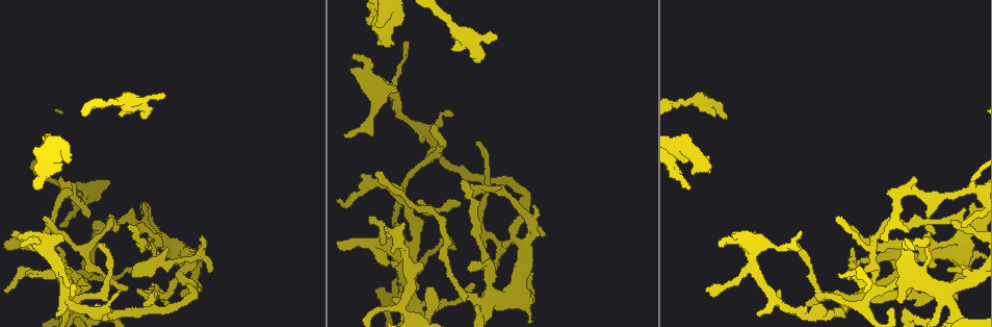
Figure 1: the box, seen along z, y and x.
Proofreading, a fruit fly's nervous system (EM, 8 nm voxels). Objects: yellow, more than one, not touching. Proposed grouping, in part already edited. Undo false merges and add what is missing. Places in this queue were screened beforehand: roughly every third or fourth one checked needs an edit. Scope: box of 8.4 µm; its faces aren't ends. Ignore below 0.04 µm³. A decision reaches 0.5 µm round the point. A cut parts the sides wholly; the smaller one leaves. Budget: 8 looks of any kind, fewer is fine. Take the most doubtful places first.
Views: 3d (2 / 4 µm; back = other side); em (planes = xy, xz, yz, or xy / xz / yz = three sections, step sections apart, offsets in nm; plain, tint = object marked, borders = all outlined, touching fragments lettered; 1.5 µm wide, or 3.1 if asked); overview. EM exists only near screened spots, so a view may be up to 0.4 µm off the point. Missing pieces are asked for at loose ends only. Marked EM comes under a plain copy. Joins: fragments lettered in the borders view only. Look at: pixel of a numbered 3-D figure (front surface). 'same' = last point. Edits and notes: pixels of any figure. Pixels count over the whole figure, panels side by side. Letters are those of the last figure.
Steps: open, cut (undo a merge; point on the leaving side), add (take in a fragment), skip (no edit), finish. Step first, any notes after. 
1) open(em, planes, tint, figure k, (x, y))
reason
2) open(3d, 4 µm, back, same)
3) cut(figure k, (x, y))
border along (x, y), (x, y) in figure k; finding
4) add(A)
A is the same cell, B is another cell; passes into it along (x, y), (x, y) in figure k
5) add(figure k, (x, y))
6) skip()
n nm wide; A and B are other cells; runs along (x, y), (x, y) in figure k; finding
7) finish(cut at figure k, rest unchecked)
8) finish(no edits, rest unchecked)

open(em, yz, step 8, borders, figure 1, (145, 306))

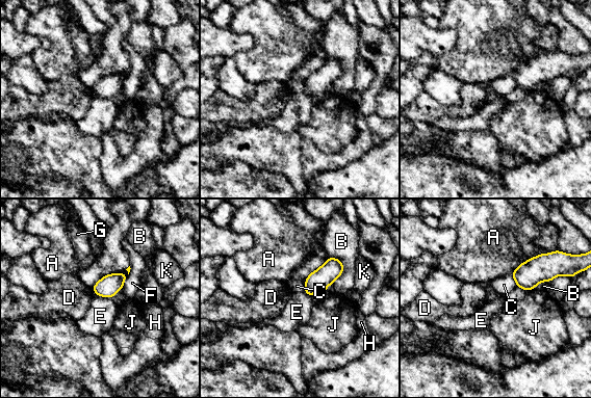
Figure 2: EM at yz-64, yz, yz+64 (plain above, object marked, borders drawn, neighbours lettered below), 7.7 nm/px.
skip()
A, B, C, D, E, F, G, H, J and K are other cells; none of them fits

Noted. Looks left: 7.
open(em, xz, step 4, tint, figure 1, (707, 290))
tapers out

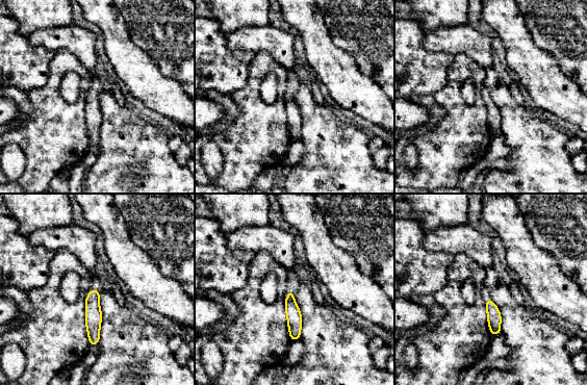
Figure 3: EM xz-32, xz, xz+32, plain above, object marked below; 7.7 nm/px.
open(em, planes, borders, same)

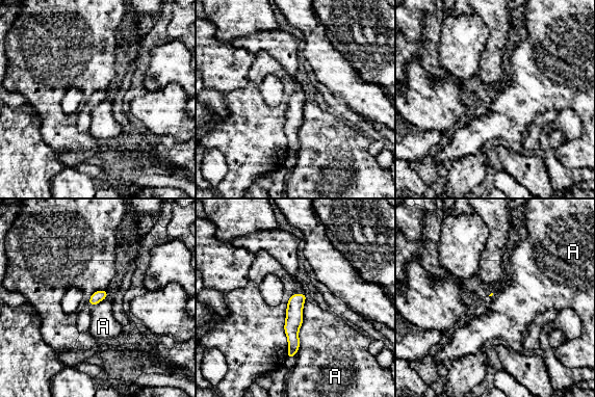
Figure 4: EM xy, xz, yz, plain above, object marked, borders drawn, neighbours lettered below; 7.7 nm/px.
skip()
A is another cell; runs along (303, 296), (294, 305), (289, 354) in figure 4; none of them fits

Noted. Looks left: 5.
open(3d, 2 µm, figure 1, (433, 124))
free end

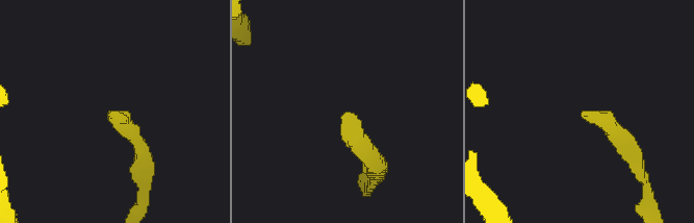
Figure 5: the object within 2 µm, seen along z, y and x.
open(em, planes, borders, figure 5, (346, 113))
shape alone is not enough

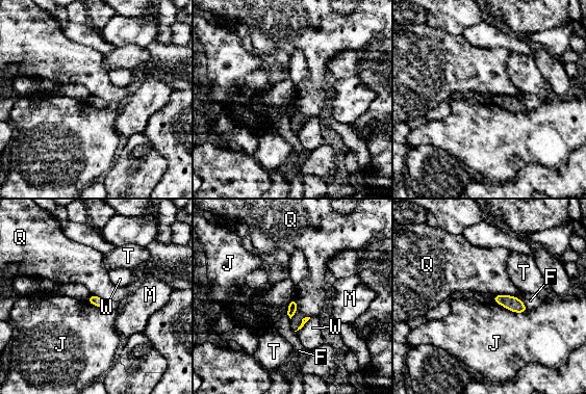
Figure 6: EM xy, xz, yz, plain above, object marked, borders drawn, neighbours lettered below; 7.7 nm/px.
skip()
F, J, M, Q, T and W are other cells; border along (494, 294), (508, 294), (518, 298) in figure 6; no lettered fragment goes on from it

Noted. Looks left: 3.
finish(no edits, rest unchecked)

